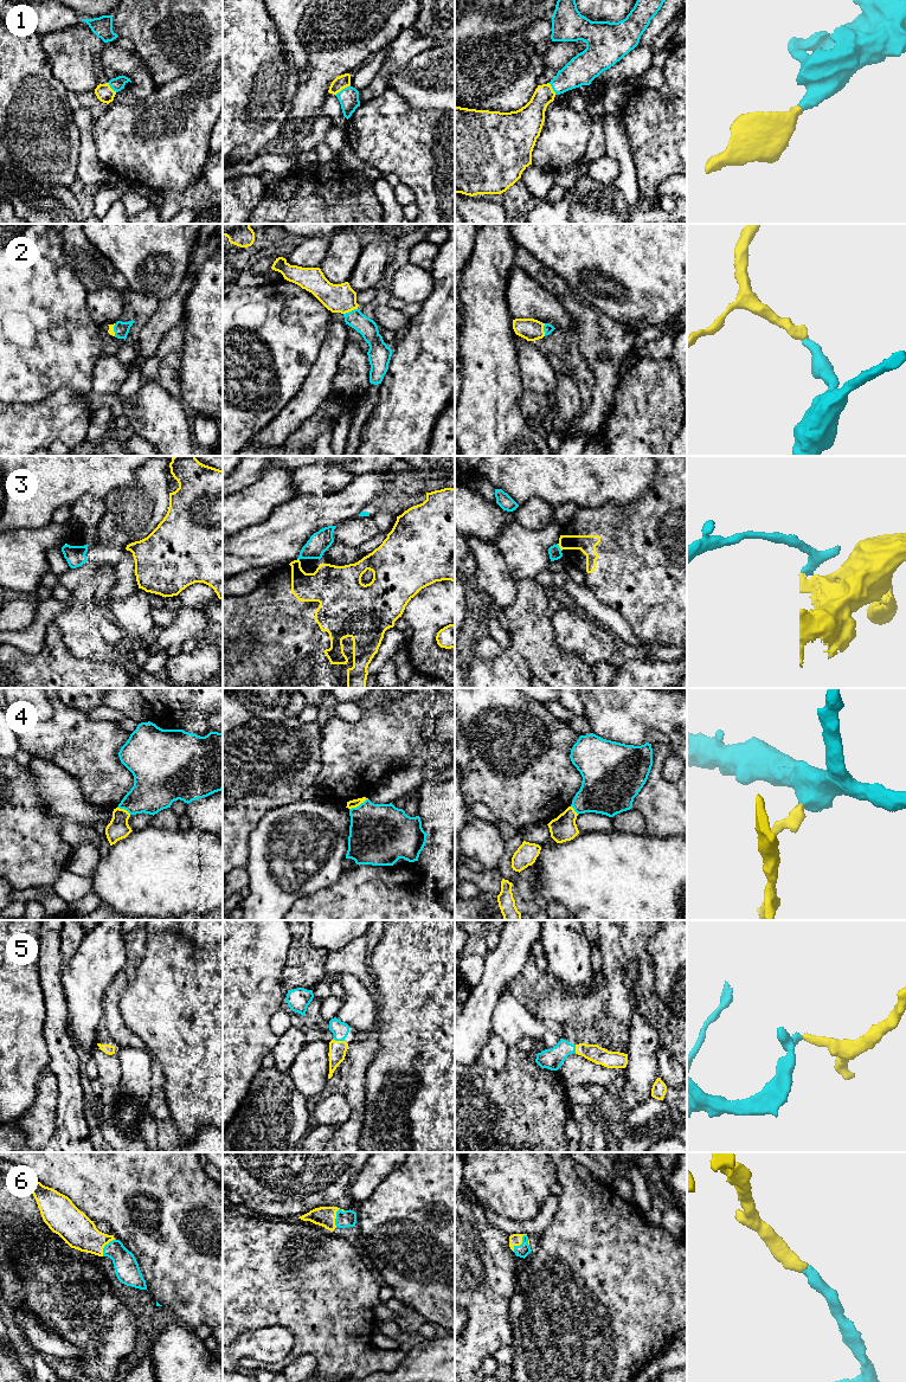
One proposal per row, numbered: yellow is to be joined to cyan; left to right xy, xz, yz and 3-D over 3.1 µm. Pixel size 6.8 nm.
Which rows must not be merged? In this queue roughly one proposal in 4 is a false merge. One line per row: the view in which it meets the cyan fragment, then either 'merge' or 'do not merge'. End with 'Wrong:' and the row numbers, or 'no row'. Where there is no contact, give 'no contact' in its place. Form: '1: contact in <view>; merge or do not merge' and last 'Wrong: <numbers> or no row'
1: contact in xz; merge
2: contact in xz; merge
3: contact in yz; do not merge
4: contact in xz; do not merge
5: contact in xz; merge
6: contact in yz; merge
Wrong: 3, 4

